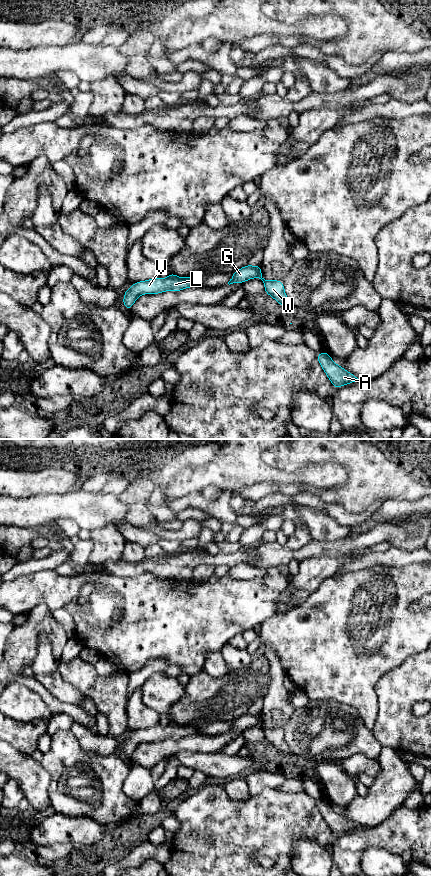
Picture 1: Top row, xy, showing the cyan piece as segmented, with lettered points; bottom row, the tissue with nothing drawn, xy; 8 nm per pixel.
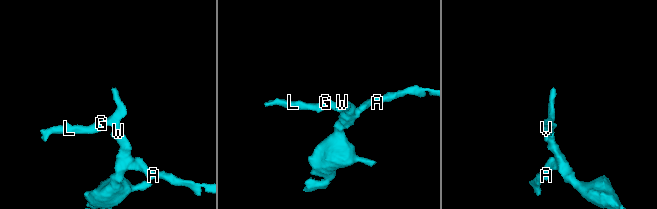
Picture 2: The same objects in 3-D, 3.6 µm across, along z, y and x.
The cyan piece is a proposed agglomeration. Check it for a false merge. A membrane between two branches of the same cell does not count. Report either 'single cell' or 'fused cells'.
single cell

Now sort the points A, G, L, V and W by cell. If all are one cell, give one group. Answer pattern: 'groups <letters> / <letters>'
groups A G L V W

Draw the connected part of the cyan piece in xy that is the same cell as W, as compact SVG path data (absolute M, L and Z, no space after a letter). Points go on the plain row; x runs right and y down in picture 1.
M247 712L243 716L233 720L233 725L230 727L228 732L244 731L252 726L261 727L265 734L264 740L274 746L280 753L283 755L291 754L290 749L285 742L283 730L278 728L265 728L262 725L261 713L251 714Z

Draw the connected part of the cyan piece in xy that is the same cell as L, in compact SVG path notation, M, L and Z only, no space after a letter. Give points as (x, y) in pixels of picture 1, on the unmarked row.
M170 721L166 727L160 724L146 729L134 731L129 737L125 738L123 752L129 759L136 747L143 742L159 742L164 739L178 740L189 735L201 734L194 725L181 726Z

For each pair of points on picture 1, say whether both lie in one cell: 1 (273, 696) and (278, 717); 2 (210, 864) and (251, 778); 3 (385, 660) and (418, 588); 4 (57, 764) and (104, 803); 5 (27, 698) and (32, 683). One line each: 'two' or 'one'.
1: one
2: two
3: one
4: one
5: two

